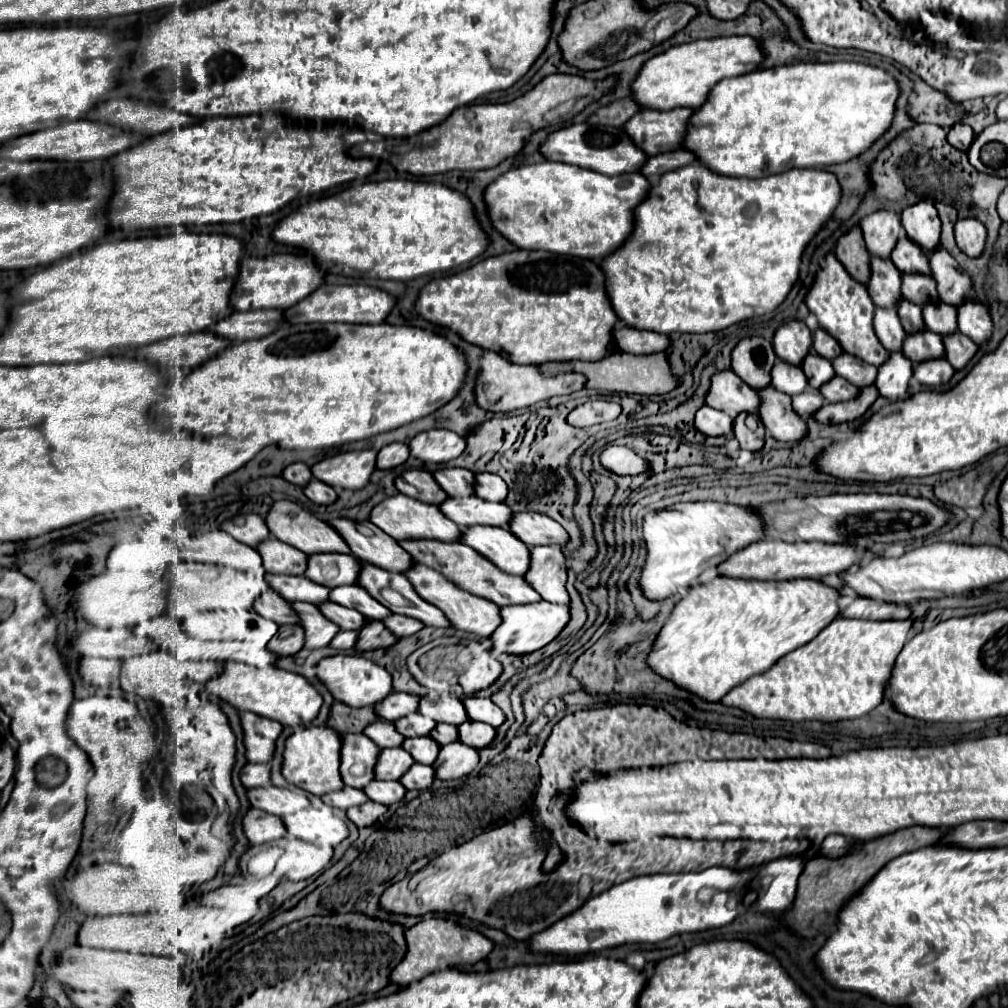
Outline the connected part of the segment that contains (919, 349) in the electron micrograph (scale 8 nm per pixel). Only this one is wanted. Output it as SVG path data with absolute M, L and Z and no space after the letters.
M925 328L919 334L907 334L907 342L903 342L903 354L911 362L941 358L943 356L943 342L941 342L939 334Z

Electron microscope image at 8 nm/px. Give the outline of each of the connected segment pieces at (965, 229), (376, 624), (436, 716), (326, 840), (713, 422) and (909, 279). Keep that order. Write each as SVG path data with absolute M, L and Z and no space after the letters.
M961 218L955 222L955 242L959 250L963 250L967 256L975 258L981 254L983 244L987 238L985 226L975 218Z
M367 620L367 626L359 630L359 638L355 642L357 652L365 650L377 650L377 648L389 648L397 642L397 638L383 626L379 620Z
M441 694L435 700L435 704L429 704L427 698L421 698L419 700L419 714L429 716L435 722L447 722L447 724L453 724L453 726L459 726L465 720L469 720L461 700L457 700L453 696L447 696L447 694Z
M307 808L281 818L287 834L315 846L337 846L347 838L347 816L339 808Z
M701 406L695 414L695 428L705 436L721 436L733 430L733 418L723 414L721 410Z
M903 274L903 296L919 306L937 300L935 280L927 274Z

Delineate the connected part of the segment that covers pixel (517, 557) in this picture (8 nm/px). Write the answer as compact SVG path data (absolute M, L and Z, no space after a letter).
M471 526L463 530L459 542L473 546L473 550L507 574L523 576L529 568L529 548L505 528Z

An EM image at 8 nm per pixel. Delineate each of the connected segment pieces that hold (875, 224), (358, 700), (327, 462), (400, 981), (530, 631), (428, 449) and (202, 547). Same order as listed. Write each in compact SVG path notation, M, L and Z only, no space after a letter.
M877 210L861 220L861 230L869 254L889 258L901 236L901 218L899 214L891 214L889 210Z
M329 656L319 660L315 666L315 676L321 680L321 684L333 694L335 700L347 704L347 706L373 706L375 702L383 700L393 688L391 688L391 676L387 670L377 666L375 662L363 658L363 656Z
M357 450L357 452L341 452L311 466L313 478L333 486L333 488L349 488L359 490L367 486L371 472L375 470L375 450Z
M427 914L419 924L405 930L405 934L407 934L407 954L405 954L403 962L399 962L399 966L391 972L391 978L389 978L389 982L397 984L397 986L409 986L415 980L421 980L441 968L475 964L475 962L483 960L493 948L493 942L487 940L485 936L481 936L479 932L461 928L453 920L433 918L431 914Z
M539 600L539 602L533 602L533 604L503 606L499 610L499 616L501 616L501 624L493 630L489 640L493 642L493 648L497 652L519 656L519 654L529 654L529 652L539 650L545 644L549 644L569 622L569 608Z
M433 428L427 432L419 432L409 442L409 450L413 458L419 458L423 462L445 464L465 450L465 440L451 430Z
M221 530L205 532L197 536L195 548L193 548L193 560L205 562L205 564L221 564L243 572L261 568L261 558L255 548L249 548L245 544L239 544L237 540L231 540L231 536Z

